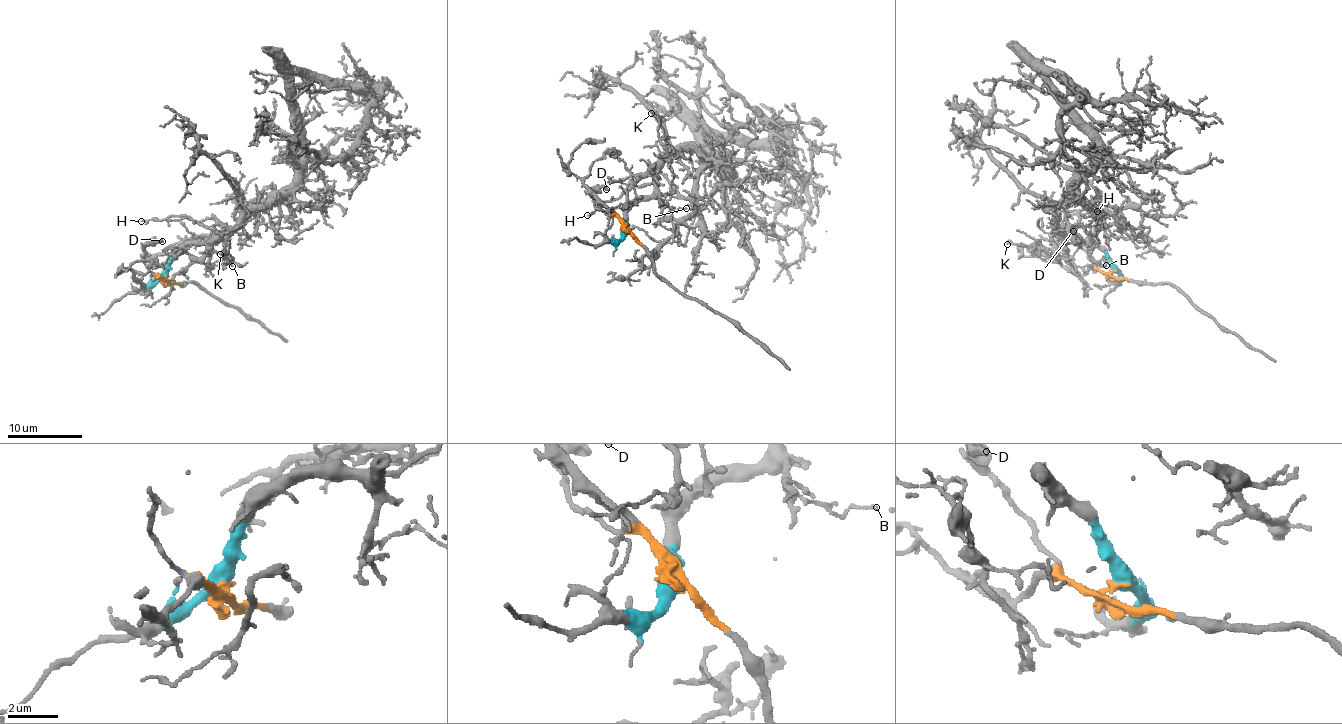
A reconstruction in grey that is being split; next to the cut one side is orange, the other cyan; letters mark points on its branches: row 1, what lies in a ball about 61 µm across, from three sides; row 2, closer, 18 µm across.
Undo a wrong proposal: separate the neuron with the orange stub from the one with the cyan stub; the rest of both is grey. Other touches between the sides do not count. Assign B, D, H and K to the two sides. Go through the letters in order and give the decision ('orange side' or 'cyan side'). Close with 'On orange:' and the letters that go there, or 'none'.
B: cyan side
D: orange side
H: cyan side
K: cyan side
On orange: D

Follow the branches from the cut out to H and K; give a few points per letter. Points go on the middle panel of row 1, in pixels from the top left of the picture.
H: (626, 230), (623, 217), (654, 191), (653, 179), (617, 199), (603, 201), (587, 215)
K: (626, 230), (622, 221), (632, 205), (648, 197), (666, 154), (658, 119), (651, 113)

